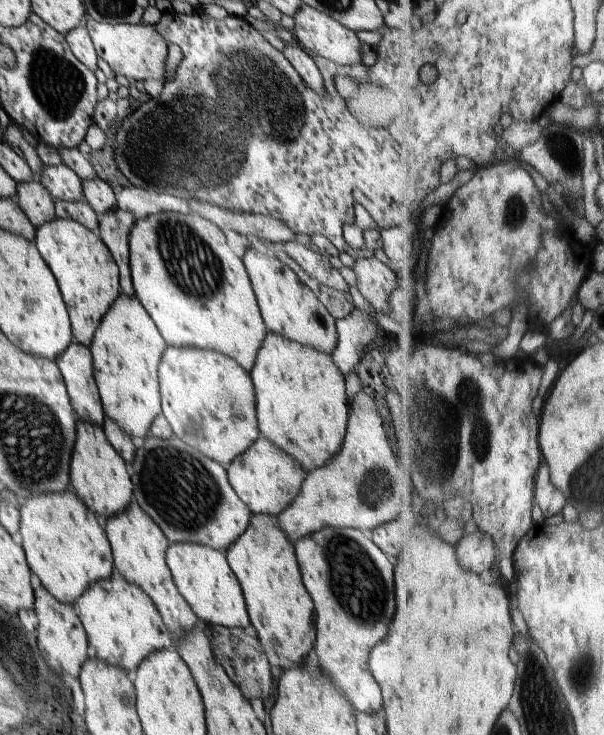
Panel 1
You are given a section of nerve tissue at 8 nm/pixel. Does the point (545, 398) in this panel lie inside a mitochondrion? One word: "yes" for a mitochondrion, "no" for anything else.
no

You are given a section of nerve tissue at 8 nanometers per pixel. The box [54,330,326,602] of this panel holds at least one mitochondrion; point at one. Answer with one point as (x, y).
(174, 482)

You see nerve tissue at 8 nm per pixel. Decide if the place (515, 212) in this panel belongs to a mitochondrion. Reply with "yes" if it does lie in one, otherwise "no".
yes

